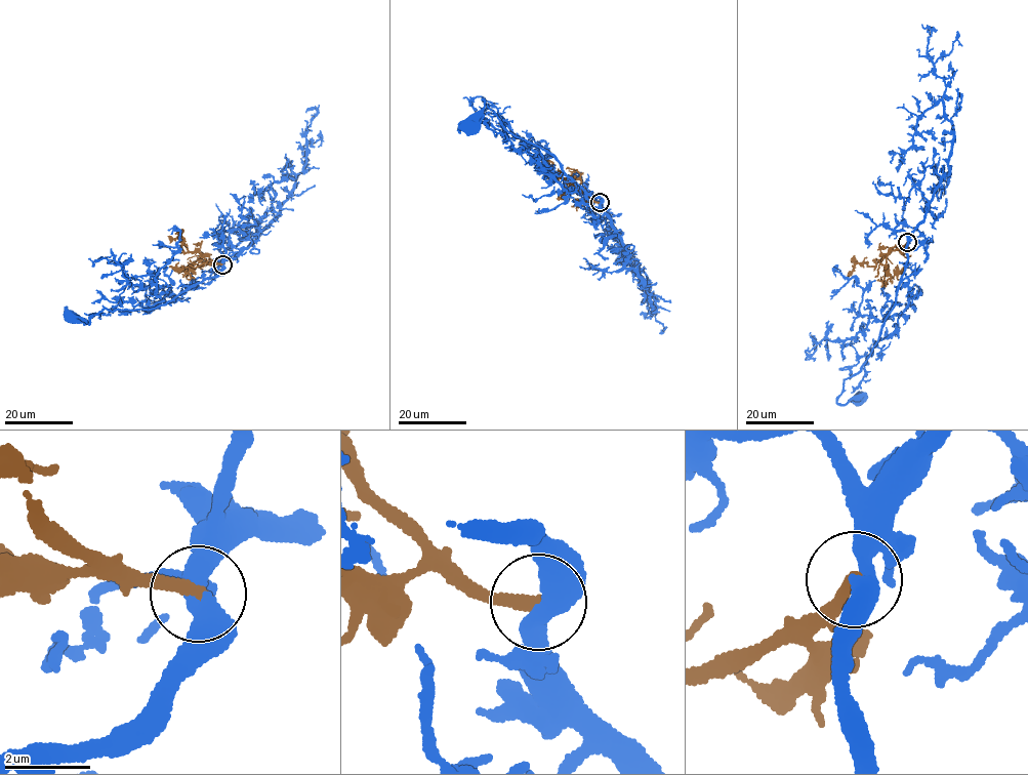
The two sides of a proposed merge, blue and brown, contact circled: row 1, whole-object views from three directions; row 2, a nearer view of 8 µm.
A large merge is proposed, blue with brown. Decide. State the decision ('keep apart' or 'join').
join

